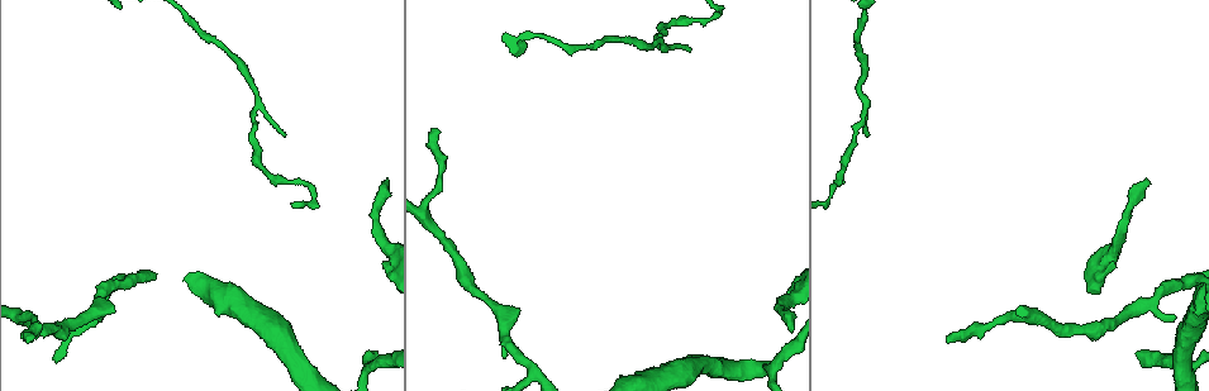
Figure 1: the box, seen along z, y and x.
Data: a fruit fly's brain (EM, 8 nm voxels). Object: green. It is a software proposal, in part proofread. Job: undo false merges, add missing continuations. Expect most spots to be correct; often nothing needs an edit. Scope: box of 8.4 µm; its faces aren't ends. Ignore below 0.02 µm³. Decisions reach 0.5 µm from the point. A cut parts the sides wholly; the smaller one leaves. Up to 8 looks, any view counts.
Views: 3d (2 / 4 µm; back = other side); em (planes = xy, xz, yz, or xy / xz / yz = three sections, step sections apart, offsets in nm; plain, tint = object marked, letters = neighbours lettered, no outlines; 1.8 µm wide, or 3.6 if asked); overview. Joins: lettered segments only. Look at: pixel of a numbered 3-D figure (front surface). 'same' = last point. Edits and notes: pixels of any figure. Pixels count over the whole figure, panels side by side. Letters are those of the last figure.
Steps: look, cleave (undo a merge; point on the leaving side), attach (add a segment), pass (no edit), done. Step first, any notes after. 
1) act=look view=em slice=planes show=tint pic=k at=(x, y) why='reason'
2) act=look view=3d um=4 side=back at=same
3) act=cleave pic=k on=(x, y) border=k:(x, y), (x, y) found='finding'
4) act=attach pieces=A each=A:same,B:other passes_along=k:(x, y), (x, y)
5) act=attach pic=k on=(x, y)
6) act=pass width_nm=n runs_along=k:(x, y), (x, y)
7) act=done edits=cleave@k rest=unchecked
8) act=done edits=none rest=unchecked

act=look view=3d um=4 side=back pic=1 at=(689, 51) why='free end'

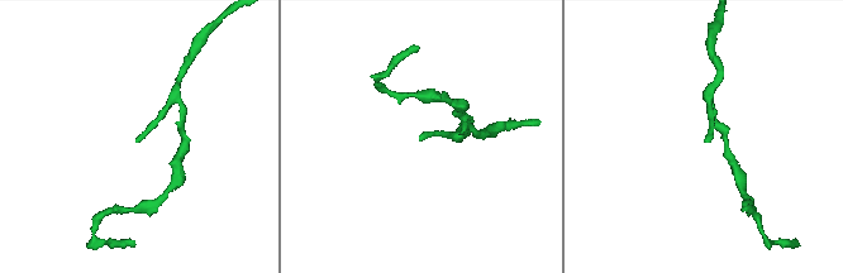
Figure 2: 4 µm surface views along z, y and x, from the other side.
act=look view=em slice=planes show=letters pic=2 at=(136, 139)

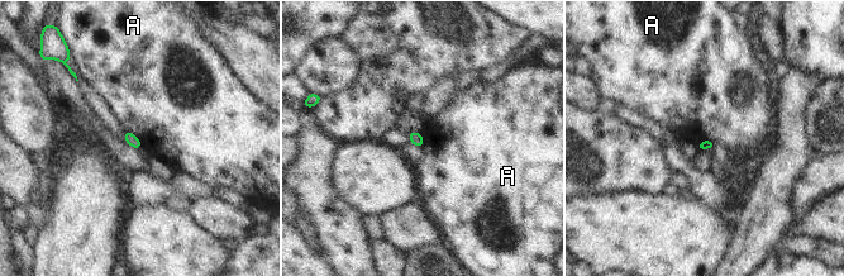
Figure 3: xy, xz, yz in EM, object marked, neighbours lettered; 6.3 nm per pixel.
act=pass each=A:other border=3:(125, 129), (143, 146) found='none of them fits'

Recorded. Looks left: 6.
act=look view=3d um=2 pic=1 at=(434, 131) why='an open end'

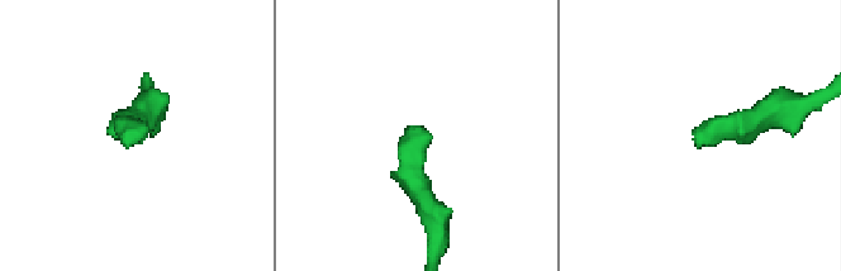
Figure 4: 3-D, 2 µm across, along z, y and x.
act=look view=em slice=planes show=letters pic=4 at=(693, 134) why='need the tissue'

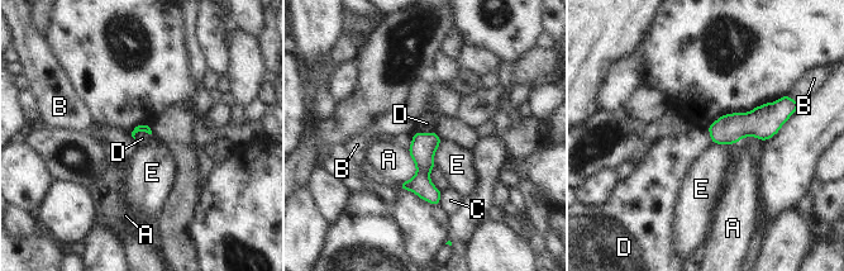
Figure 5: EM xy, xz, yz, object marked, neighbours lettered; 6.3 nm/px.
act=pass each=A:other,B:other,C:other,D:other,E:other runs_along=5:(418, 134), (423, 186), (437, 201) found='none of them fits'

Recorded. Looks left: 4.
act=look view=3d um=2 pic=1 at=(1176, 316) why='free end'

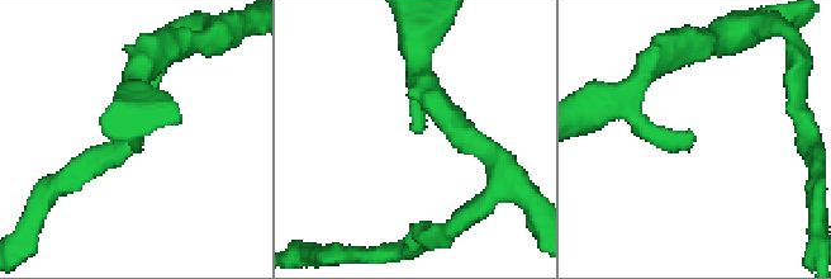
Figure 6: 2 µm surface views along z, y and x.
act=look view=em slice=xz step=4 show=letters pic=6 at=(420, 131)

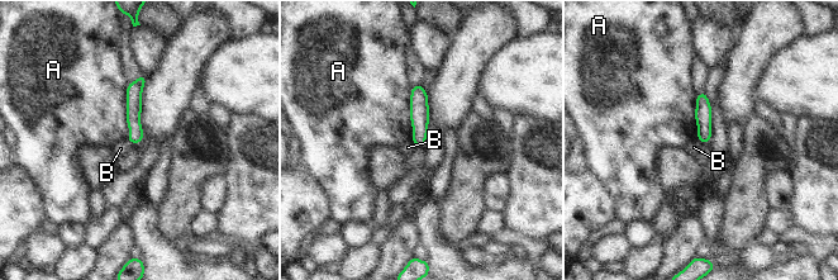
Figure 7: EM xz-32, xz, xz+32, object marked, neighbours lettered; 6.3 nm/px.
act=look view=em slice=planes show=letters at=same why='another direction'

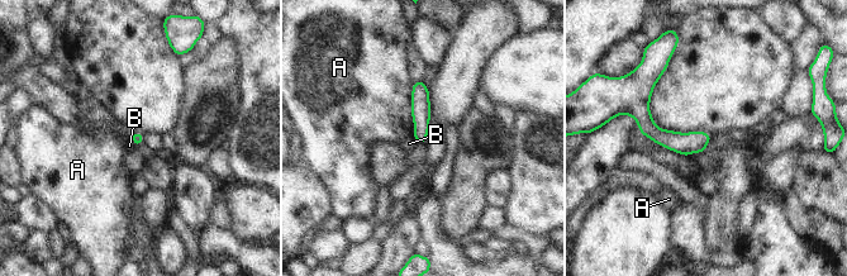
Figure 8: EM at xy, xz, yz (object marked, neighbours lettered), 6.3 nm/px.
act=pass longest_contact=A:340nm each=A:other,B:other border=8:(129, 132), (129, 137), (137, 147) found='none of them fits'

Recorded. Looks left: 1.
act=done edits=none rest=unchecked

